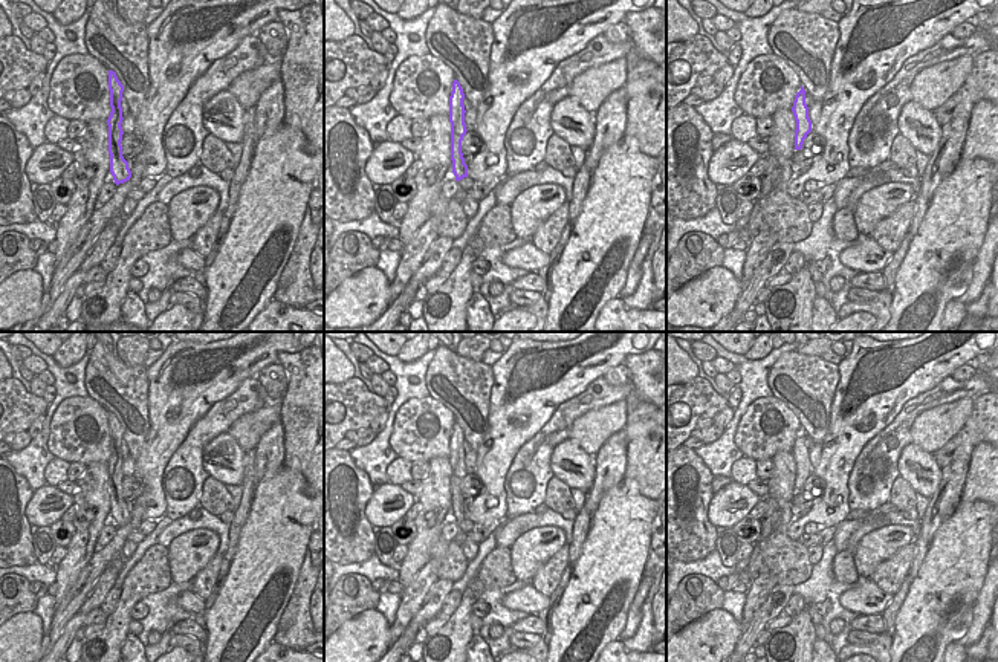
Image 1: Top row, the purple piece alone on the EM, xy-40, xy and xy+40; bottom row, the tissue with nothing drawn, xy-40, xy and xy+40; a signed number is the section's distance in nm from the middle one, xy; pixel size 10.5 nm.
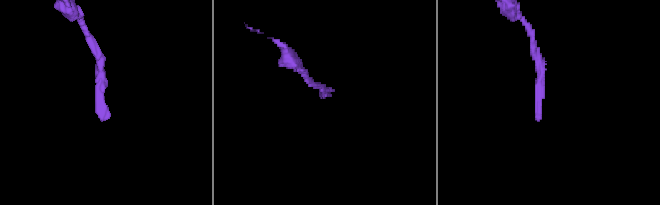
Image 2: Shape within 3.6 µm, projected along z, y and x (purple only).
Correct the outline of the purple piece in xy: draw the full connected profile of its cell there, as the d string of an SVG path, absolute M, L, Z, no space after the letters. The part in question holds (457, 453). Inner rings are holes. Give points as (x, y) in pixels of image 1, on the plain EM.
M457 422L452 425L452 434L449 439L449 465L451 465L451 503L452 503L452 515L455 523L458 524L462 532L471 532L475 529L474 524L468 518L468 508L465 506L465 500L462 495L462 483L466 477L465 466L465 448L463 448L465 436Z

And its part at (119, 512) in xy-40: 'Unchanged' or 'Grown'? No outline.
Unchanged

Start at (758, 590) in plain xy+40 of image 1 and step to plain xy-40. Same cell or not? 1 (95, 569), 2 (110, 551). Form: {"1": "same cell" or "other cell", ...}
{"1": "same cell", "2": "same cell"}

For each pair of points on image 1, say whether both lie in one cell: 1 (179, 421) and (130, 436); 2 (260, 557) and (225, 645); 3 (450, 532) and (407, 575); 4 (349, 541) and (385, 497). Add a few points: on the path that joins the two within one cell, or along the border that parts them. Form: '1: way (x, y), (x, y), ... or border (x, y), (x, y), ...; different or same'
1: border (149, 395), (149, 433), (135, 462); different
2: way (260, 578), (246, 613), (239, 624); same
3: border (445, 523), (440, 532); different
4: border (376, 486), (366, 506), (366, 519), (372, 526); different

